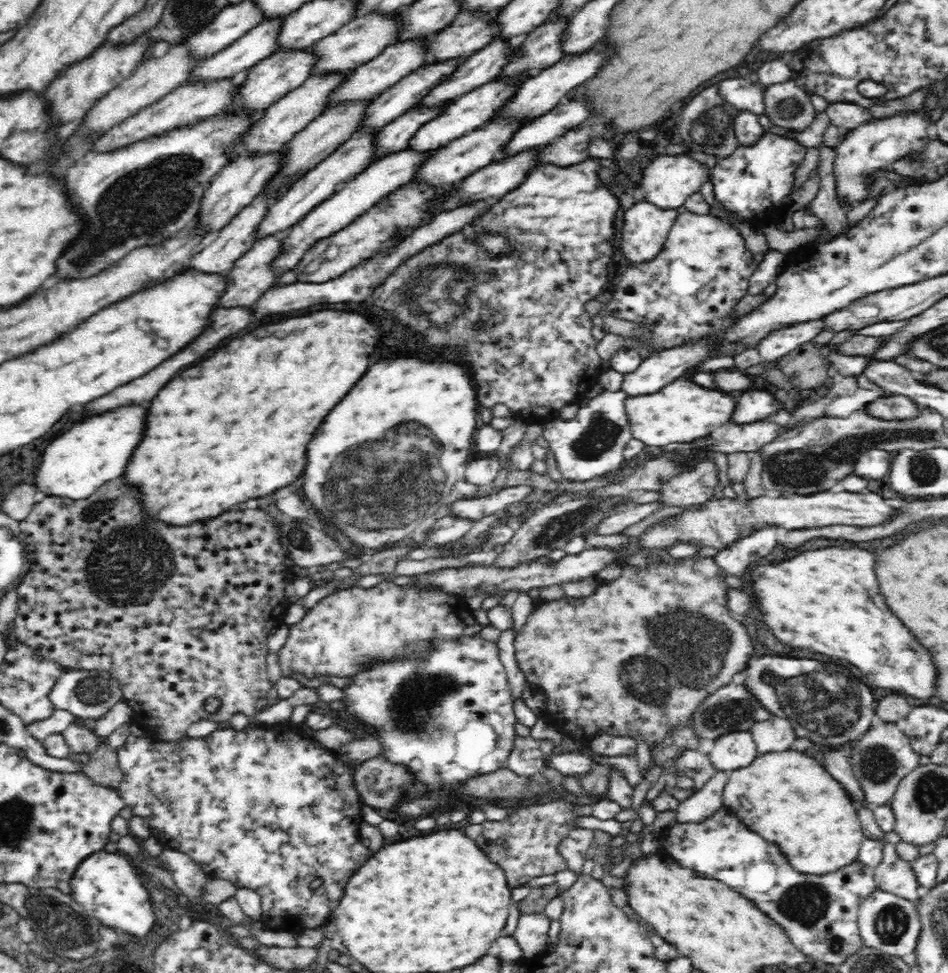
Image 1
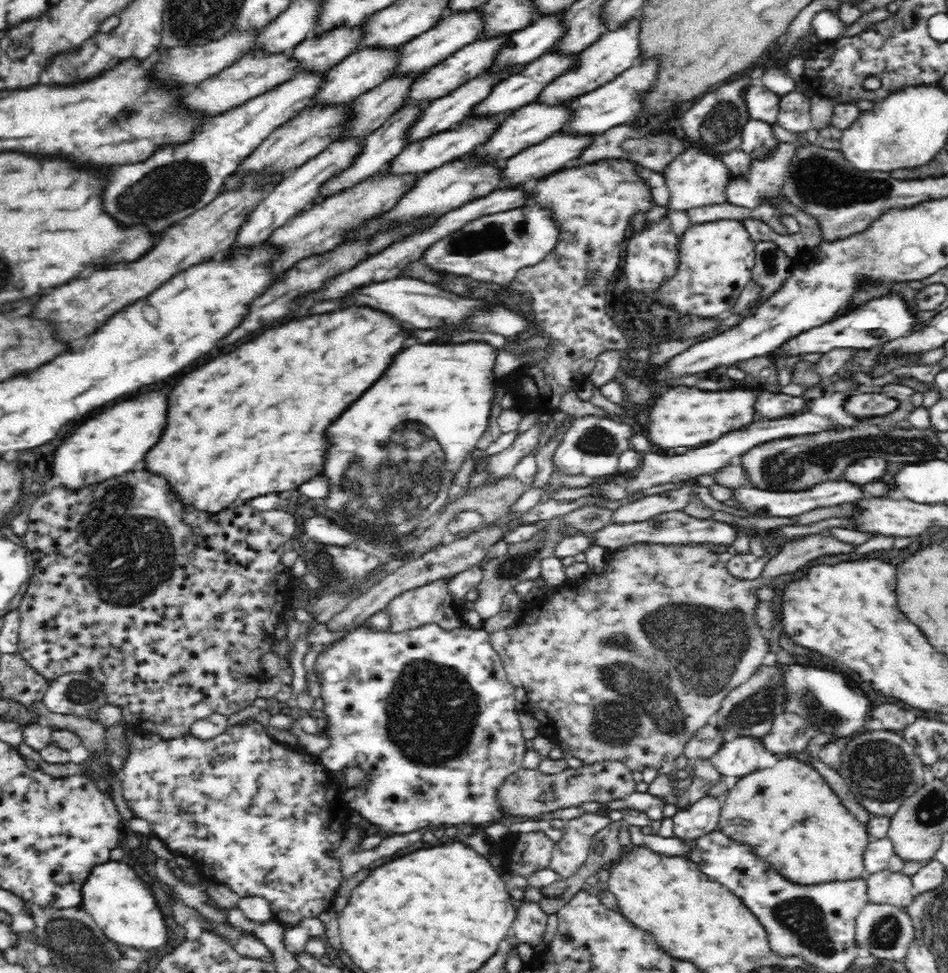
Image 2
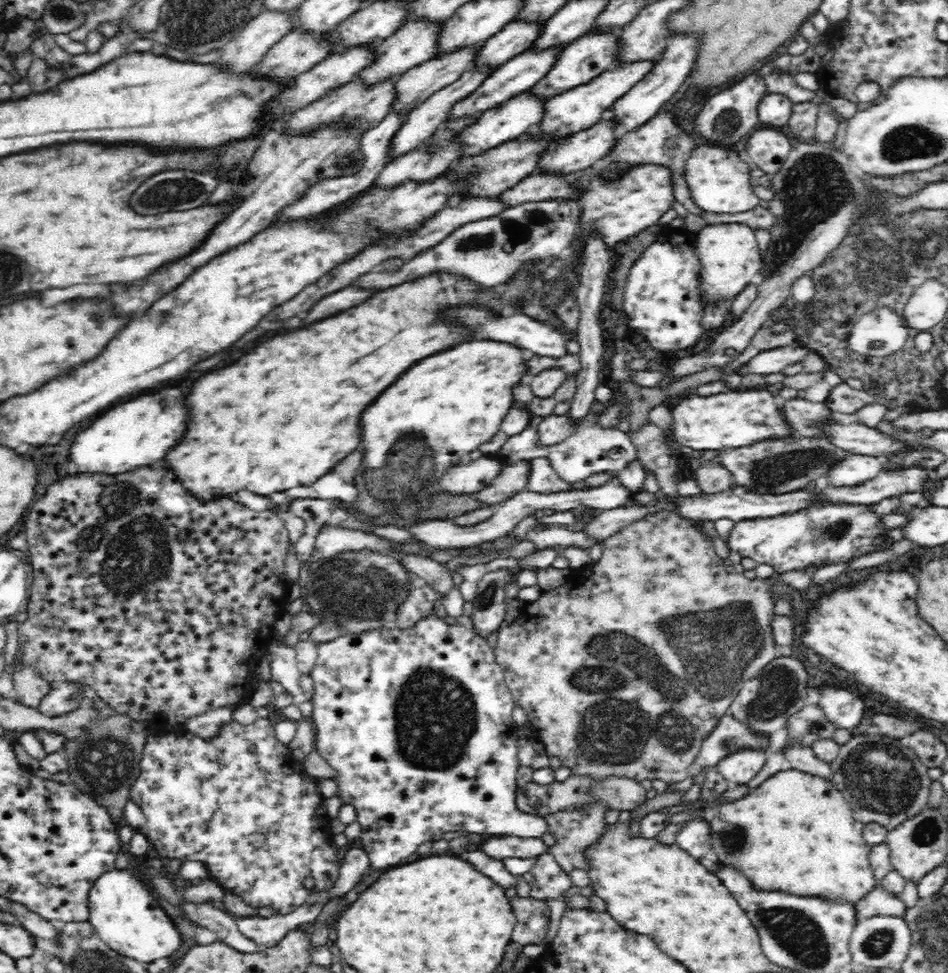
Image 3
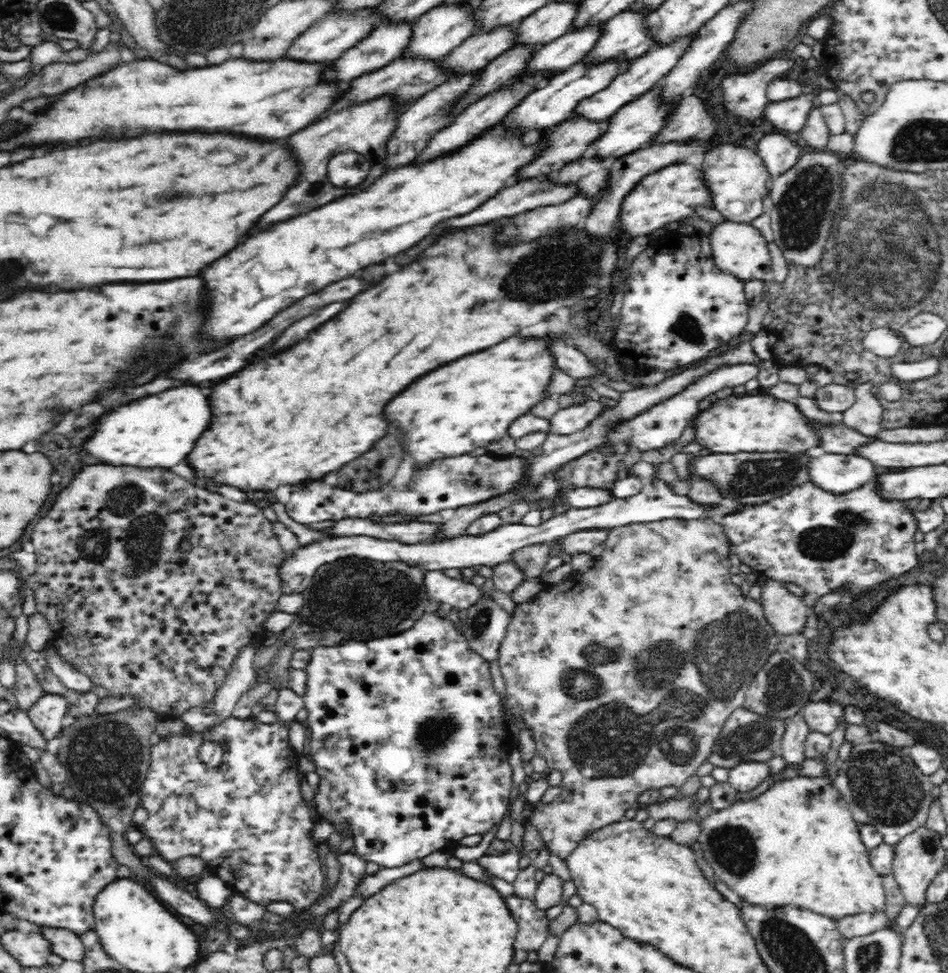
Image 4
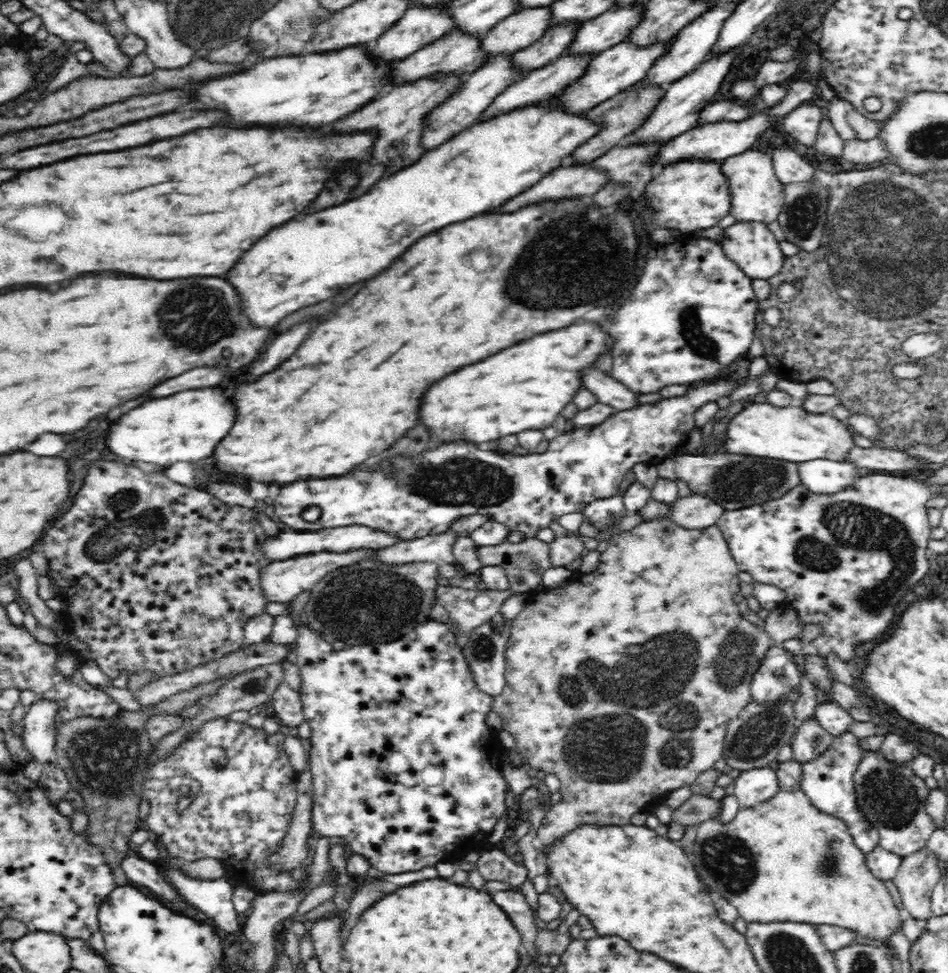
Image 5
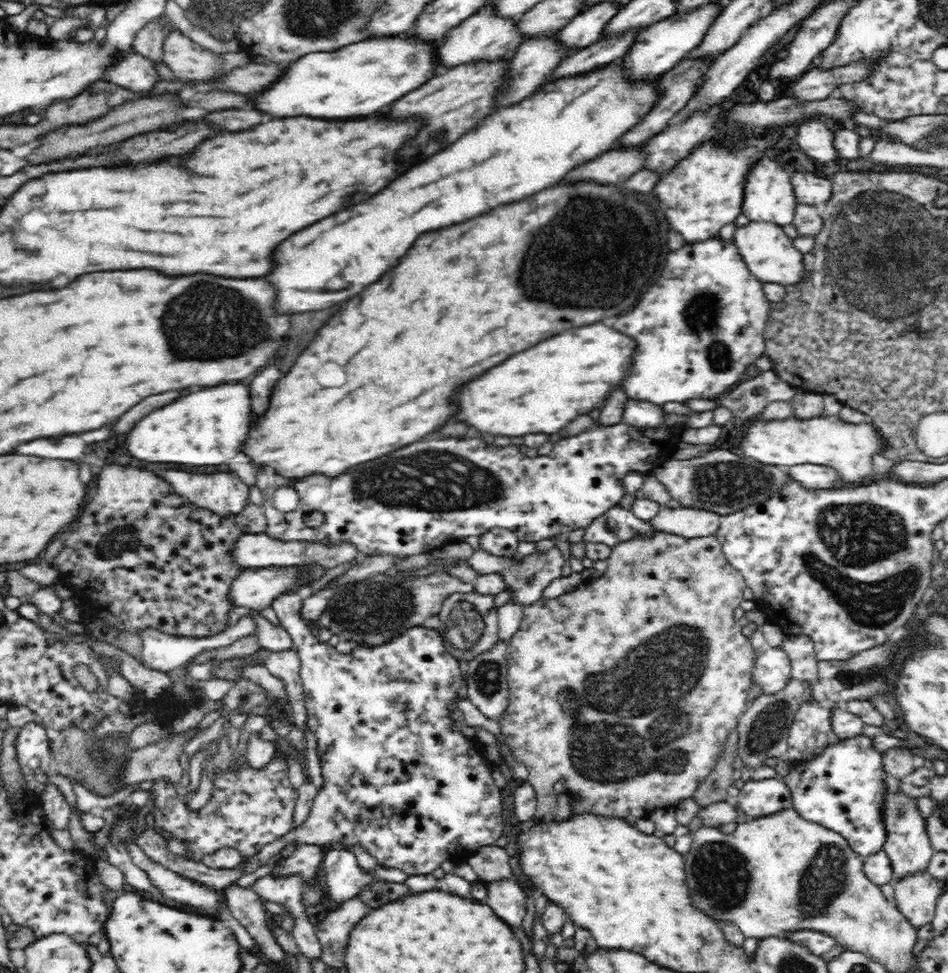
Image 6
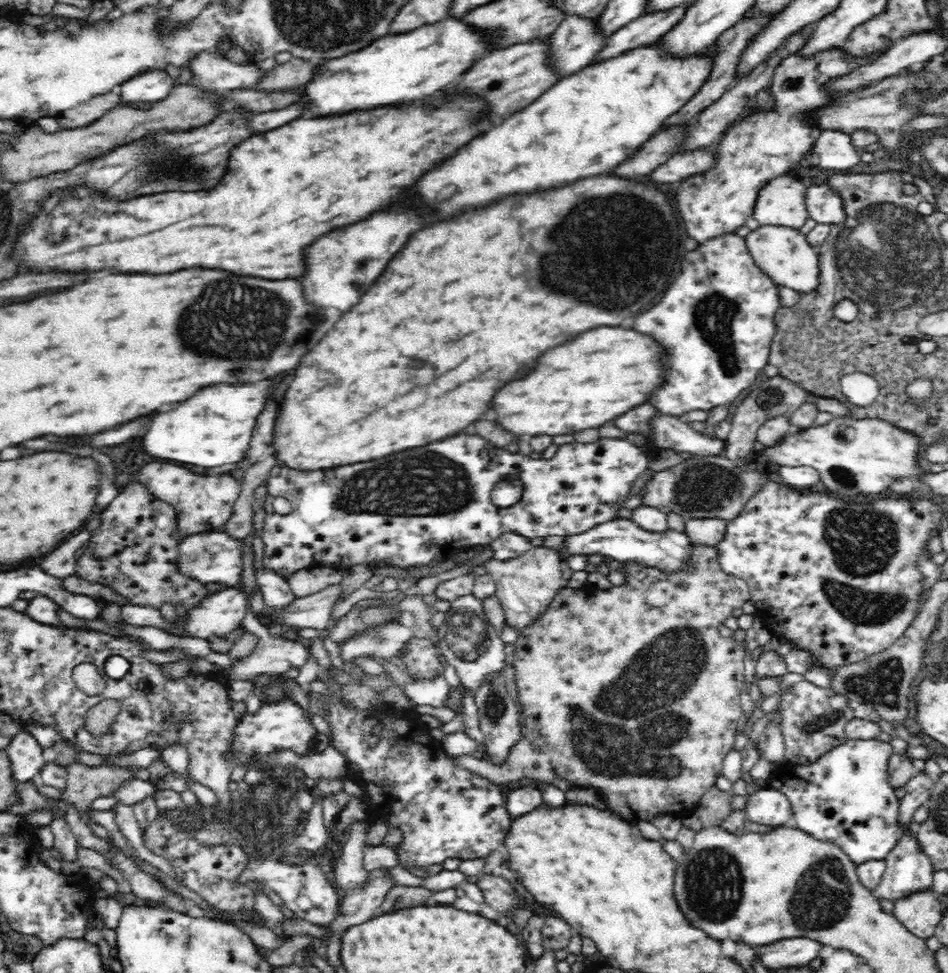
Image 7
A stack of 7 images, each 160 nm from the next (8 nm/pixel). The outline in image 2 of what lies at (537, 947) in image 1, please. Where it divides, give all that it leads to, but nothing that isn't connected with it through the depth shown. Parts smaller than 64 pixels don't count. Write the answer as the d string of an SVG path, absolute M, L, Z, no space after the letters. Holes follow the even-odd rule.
M522 901L517 908L517 915L511 924L510 932L520 942L534 946L542 940L546 932L548 914L544 913L538 903Z

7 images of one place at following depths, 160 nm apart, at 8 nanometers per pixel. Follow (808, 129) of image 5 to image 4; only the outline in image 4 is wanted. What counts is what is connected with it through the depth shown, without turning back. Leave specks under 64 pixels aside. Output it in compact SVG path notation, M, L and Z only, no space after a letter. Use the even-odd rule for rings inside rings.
M804 93L796 98L769 101L763 110L763 116L782 130L798 132L813 106L813 95Z

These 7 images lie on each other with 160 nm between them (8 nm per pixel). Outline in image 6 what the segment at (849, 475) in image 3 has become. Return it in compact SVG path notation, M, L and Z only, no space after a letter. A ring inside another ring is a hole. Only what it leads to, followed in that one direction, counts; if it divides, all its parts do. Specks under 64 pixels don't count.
M806 463L788 467L787 471L794 481L810 490L834 488L841 481L838 470L828 465Z

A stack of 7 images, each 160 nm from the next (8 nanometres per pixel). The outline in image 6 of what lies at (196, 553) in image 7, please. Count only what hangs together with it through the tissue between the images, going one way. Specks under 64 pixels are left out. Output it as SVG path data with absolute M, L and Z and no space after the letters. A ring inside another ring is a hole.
M266 533L244 534L236 542L236 562L244 568L259 569L271 566L294 565L320 565L326 569L333 568L344 562L350 562L353 558L361 556L356 543L348 540L339 540L337 543L325 543L322 541L282 540L273 538Z

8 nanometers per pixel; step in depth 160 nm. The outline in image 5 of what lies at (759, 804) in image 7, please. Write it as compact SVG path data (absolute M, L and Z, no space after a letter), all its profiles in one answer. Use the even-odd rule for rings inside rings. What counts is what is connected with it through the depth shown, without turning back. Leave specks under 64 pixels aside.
M752 768L742 770L730 790L731 794L738 797L740 807L755 807L772 798L780 790L777 775L772 768Z

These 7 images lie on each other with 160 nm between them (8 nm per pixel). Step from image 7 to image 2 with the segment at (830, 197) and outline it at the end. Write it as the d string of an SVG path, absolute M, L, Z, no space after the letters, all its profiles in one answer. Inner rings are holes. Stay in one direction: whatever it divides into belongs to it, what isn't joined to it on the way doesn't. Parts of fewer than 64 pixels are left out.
M750 117L742 127L739 149L751 158L764 157L775 149L777 142L770 123Z

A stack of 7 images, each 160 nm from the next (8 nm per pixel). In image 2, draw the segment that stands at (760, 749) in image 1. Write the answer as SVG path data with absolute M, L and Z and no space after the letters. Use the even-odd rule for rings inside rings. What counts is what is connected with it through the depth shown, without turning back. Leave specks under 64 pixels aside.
M783 712L772 720L766 736L760 737L764 749L775 754L805 752L809 741L818 733L814 727L806 725L800 716Z

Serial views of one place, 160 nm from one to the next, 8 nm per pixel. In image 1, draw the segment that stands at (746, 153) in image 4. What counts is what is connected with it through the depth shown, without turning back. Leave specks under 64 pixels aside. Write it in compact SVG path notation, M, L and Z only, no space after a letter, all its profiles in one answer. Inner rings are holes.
M687 153L676 156L658 155L642 170L642 176L636 183L634 197L664 210L677 209L684 204L688 195L700 191L700 187L708 178L708 167Z

